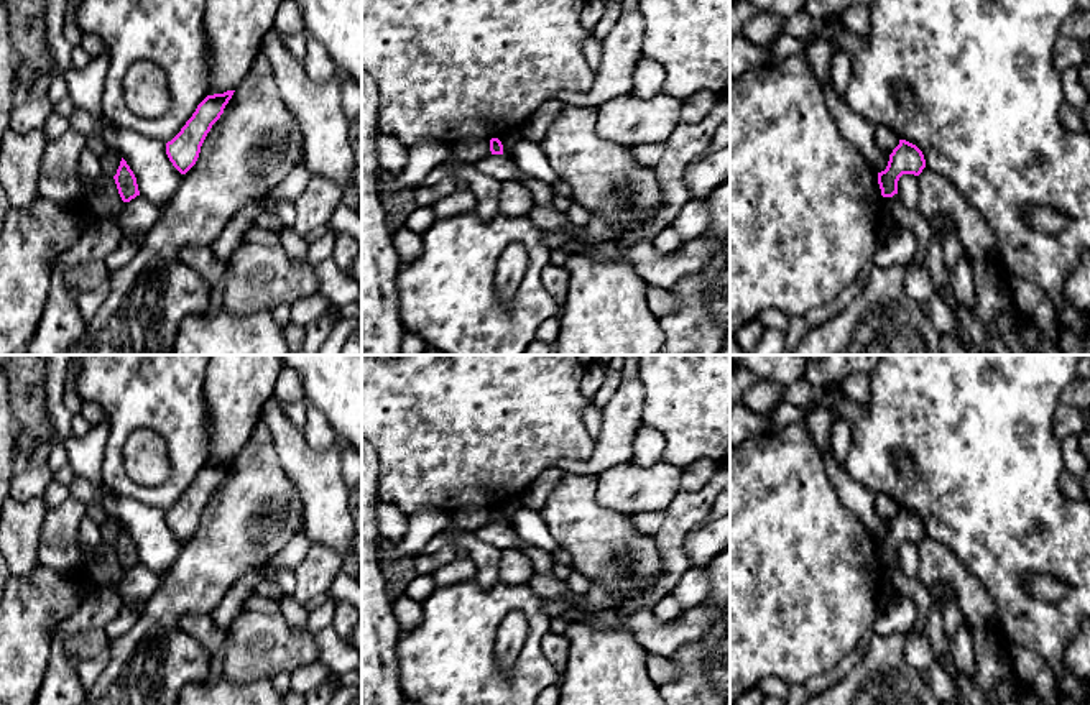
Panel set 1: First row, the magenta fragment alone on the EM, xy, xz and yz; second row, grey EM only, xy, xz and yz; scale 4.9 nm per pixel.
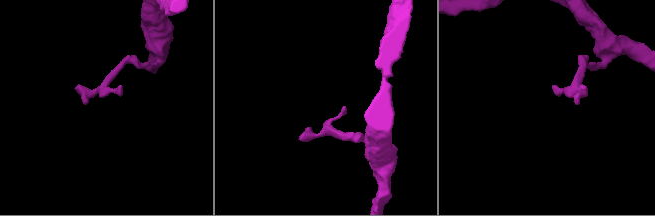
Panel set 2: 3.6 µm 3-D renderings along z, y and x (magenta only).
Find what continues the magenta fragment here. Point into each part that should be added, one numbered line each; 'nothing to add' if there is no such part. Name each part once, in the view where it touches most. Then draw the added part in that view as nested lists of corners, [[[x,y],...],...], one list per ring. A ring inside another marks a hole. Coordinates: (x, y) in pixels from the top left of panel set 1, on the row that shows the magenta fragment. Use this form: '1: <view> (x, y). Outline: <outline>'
nothing to add

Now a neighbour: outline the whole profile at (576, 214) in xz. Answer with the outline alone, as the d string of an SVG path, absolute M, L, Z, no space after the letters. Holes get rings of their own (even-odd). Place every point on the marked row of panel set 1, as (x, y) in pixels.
M575 202L567 209L566 215L570 223L579 227L587 227L590 220L590 214L587 212L587 209Z

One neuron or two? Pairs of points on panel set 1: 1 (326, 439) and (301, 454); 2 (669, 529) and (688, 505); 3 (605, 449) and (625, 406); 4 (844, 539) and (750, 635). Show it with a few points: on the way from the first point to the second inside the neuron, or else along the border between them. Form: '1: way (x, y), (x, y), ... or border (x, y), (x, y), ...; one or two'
1: border (300, 428), (316, 451), (327, 451), (336, 444); two
2: way (676, 523), (686, 511); one
3: way (615, 439), (622, 416); one
4: way (821, 562), (771, 612); one

